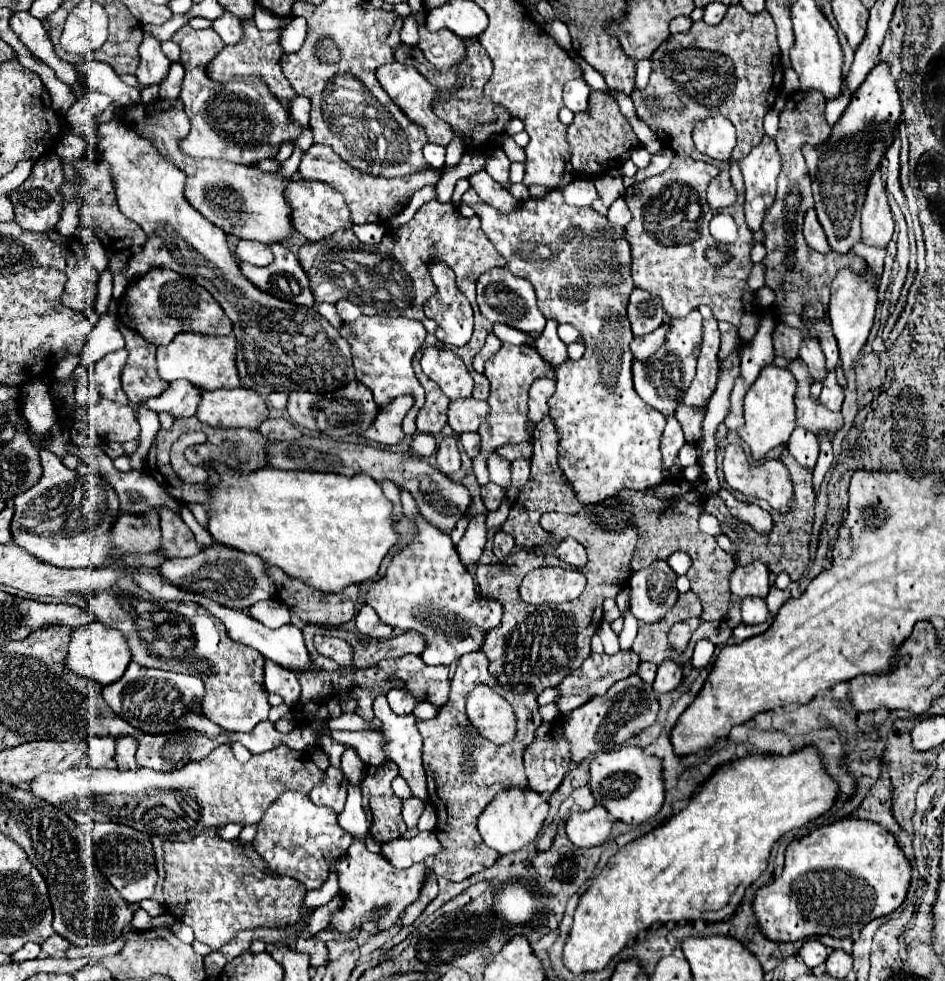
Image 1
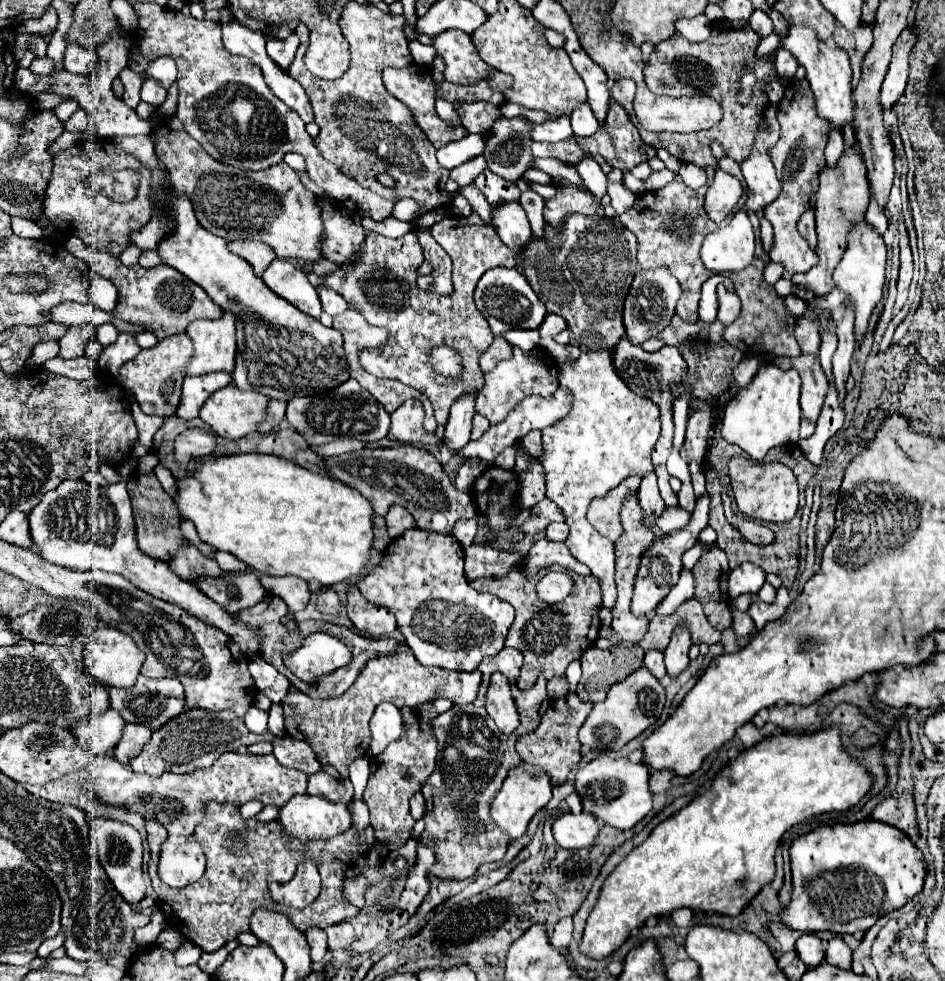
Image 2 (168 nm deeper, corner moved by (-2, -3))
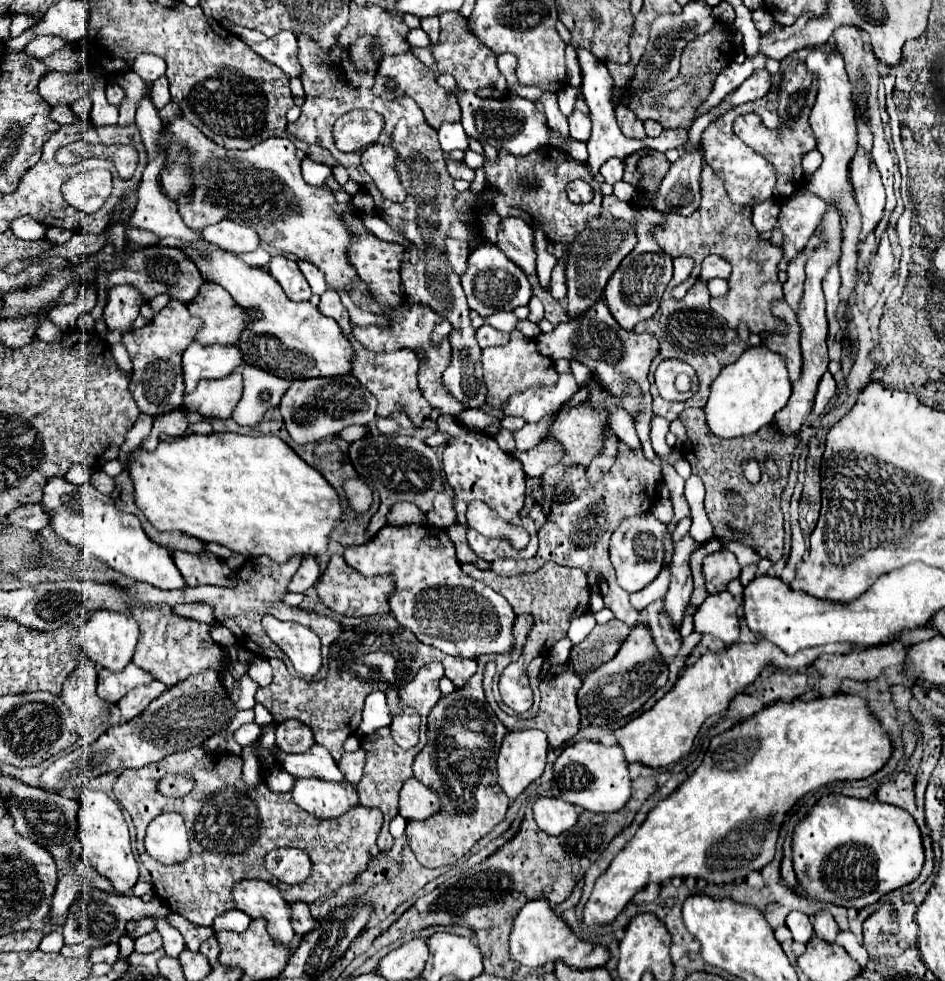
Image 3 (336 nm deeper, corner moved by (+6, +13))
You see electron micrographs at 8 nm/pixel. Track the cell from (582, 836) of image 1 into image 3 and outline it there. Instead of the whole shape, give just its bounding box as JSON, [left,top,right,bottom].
[534,798,578,836]

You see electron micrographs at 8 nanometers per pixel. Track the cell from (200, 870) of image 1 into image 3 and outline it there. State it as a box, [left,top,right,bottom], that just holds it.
[114,746,382,926]

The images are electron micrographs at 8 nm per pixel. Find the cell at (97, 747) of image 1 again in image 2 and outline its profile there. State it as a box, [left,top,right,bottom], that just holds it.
[76,708,126,756]

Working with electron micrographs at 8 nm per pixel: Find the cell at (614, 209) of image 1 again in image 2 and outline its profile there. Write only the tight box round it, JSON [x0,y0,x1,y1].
[608,184,636,216]

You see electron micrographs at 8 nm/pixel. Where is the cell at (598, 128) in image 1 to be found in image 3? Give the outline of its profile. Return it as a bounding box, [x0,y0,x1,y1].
[616,106,646,140]

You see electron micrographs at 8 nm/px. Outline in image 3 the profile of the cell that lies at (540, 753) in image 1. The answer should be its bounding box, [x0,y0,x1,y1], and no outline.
[496,664,582,748]

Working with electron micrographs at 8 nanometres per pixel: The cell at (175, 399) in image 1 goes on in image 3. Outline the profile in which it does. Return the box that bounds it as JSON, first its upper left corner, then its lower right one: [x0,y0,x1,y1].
[184,342,242,392]

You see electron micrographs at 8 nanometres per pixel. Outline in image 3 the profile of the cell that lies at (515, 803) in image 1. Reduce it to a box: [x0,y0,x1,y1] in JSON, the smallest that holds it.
[498,730,548,802]

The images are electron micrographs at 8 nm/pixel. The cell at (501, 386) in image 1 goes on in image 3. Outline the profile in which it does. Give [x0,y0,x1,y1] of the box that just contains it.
[482,330,558,408]

